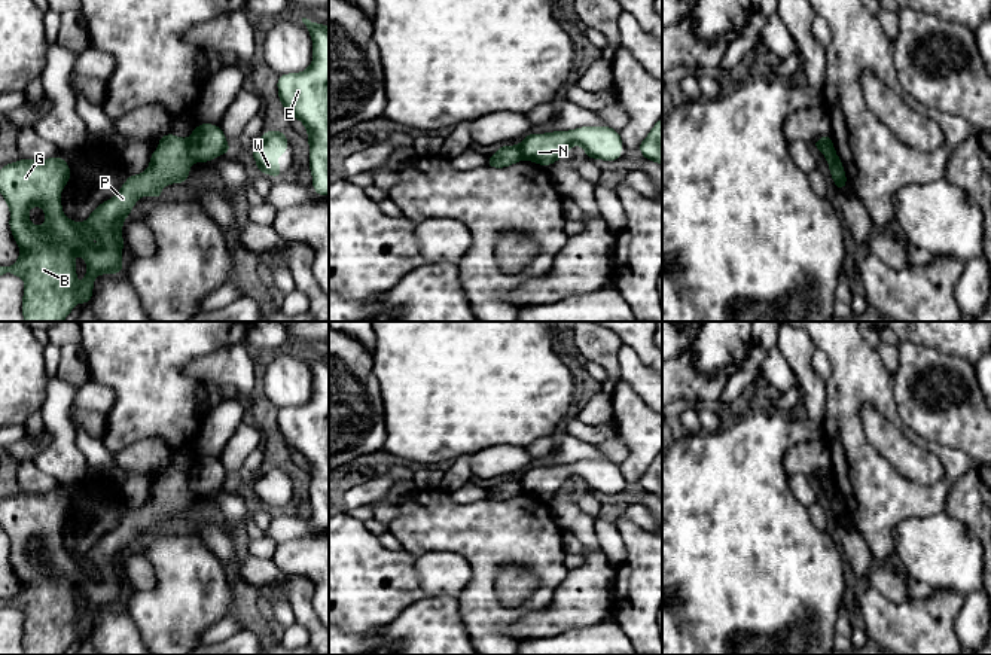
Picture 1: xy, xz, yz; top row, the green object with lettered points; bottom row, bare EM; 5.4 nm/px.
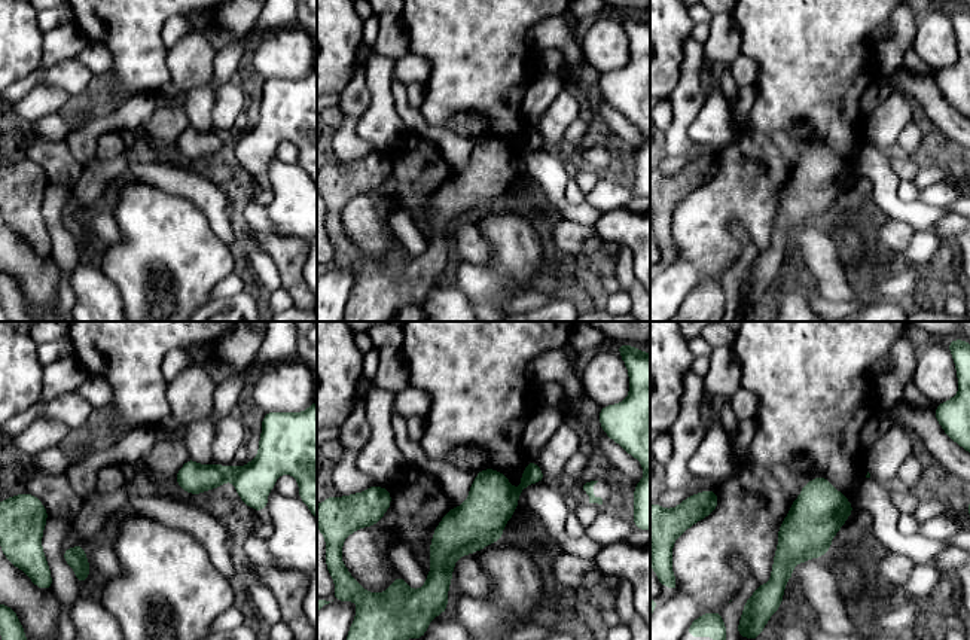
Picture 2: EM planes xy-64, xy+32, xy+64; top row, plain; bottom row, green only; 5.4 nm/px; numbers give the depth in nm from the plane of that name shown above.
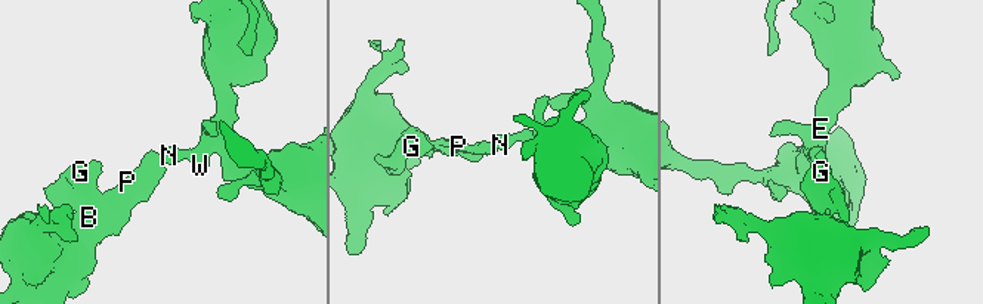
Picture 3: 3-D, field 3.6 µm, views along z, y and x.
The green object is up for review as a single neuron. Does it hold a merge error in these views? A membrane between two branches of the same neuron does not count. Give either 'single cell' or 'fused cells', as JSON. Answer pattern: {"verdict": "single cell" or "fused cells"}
{"verdict": "fused cells"}

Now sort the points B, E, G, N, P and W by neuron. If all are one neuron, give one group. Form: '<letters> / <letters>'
B G P / E N W

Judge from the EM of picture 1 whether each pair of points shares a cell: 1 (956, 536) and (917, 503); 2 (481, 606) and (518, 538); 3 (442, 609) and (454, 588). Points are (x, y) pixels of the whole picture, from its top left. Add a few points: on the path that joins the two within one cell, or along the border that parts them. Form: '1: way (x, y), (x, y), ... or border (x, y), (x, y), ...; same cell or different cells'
1: border (944, 509), (917, 520); different cells
2: way (481, 590), (484, 572), (502, 554); same cell
3: border (427, 594), (453, 596), (457, 600); different cells

